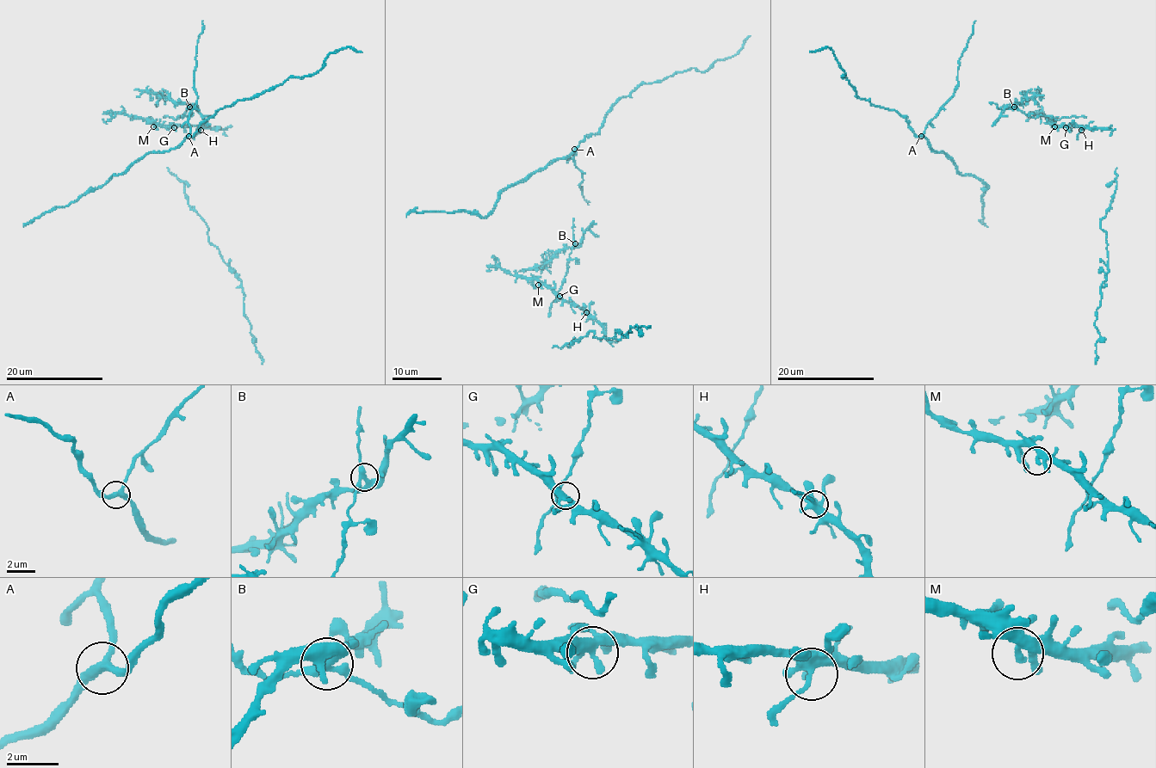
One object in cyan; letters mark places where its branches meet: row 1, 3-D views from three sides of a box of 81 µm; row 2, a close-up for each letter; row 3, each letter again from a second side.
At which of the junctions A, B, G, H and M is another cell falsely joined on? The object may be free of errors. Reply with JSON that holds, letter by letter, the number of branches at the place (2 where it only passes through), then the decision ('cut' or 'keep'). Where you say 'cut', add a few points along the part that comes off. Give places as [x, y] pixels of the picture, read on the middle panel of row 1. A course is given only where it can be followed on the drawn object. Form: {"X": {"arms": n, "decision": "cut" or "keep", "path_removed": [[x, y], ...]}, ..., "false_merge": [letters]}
{"A": {"arms": 3, "decision": "keep"}, "B": {"arms": 4, "decision": "cut"}, "G": {"arms": 4, "decision": "keep"}, "H": {"arms": 5, "decision": "keep"}, "M": {"arms": 4, "decision": "keep"}, "false_merge": ["B"]}

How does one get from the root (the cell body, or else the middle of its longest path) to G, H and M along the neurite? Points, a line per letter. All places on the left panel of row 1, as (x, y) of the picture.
G: (186, 112), (182, 118), (180, 115), (175, 120), (173, 119), (174, 127)
H: (186, 112), (182, 118), (180, 115), (171, 122), (174, 125), (194, 125), (200, 130)
M: (186, 112), (182, 118), (180, 115), (168, 125), (153, 126)

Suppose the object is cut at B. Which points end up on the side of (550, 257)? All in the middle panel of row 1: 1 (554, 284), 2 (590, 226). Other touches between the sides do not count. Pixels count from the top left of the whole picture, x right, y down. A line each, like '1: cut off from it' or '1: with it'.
1: with it
2: with it

